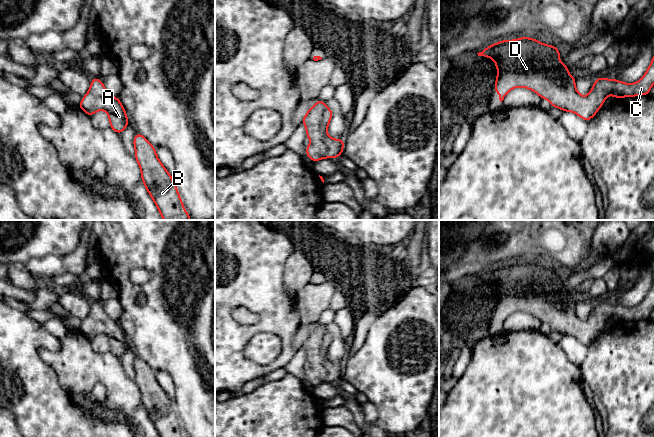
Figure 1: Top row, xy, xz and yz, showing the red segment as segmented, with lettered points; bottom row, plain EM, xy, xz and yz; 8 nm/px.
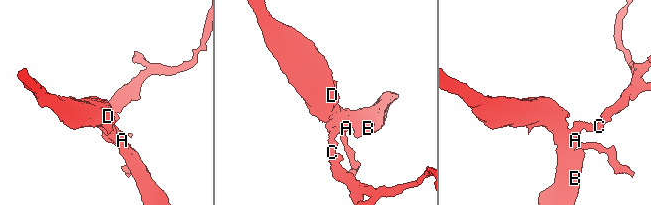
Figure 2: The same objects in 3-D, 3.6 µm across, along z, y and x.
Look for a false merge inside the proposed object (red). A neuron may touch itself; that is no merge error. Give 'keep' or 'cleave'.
keep

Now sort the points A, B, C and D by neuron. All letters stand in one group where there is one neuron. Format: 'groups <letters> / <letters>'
groups A B C D

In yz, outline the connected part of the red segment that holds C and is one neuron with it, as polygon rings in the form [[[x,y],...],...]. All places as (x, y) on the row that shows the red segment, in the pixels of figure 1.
[[[520,37],[516,40],[499,41],[477,54],[485,59],[489,55],[496,64],[498,72],[494,90],[499,93],[500,102],[513,88],[524,87],[537,93],[542,99],[549,100],[552,107],[564,112],[573,112],[585,121],[596,115],[608,95],[612,94],[615,99],[648,95],[654,84],[654,56],[644,76],[638,82],[628,84],[617,79],[598,77],[589,94],[582,97],[575,88],[576,79],[567,73],[570,68],[559,61],[561,53],[552,45],[546,45],[529,37]]]

